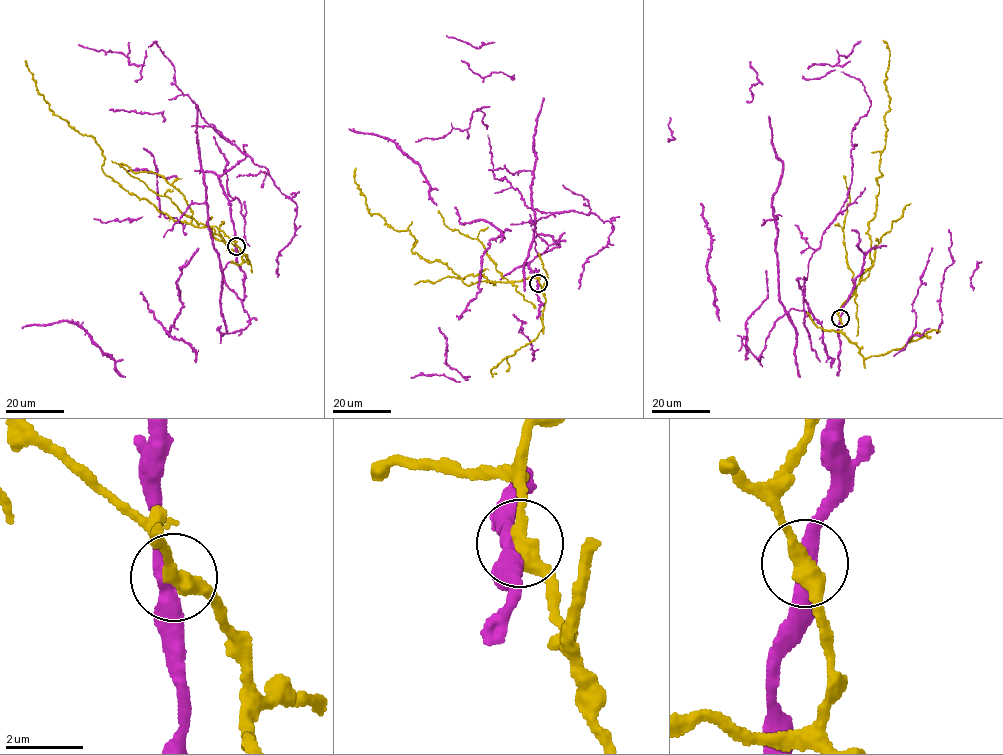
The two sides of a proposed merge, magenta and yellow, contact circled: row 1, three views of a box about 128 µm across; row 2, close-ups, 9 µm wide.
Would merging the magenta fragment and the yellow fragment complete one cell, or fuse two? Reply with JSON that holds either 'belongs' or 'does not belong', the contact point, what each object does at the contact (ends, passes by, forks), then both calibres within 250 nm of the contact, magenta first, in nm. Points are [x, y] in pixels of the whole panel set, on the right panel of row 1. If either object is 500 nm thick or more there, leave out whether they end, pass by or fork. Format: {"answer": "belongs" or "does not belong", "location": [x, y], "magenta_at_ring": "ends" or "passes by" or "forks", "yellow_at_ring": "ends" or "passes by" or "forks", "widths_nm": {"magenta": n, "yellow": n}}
{"answer": "belongs", "location": [840, 318], "magenta_at_ring": "passes by", "yellow_at_ring": "passes by", "widths_nm": {"magenta": 360, "yellow": 400}}

